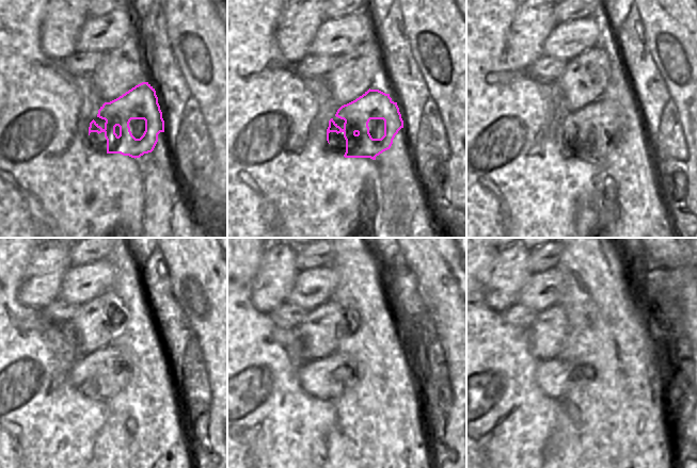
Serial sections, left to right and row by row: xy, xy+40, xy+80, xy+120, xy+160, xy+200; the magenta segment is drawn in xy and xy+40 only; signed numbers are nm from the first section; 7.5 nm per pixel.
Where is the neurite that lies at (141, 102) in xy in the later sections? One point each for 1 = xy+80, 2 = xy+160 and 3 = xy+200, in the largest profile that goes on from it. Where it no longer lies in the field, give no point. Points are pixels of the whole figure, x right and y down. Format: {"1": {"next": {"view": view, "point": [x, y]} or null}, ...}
{"1": {"next": {"view": "xy+80", "point": [599, 113]}}, "2": {"next": {"view": "xy+160", "point": [314, 374]}}, "3": {"next": {"view": "xy+200", "point": [552, 375]}}}

